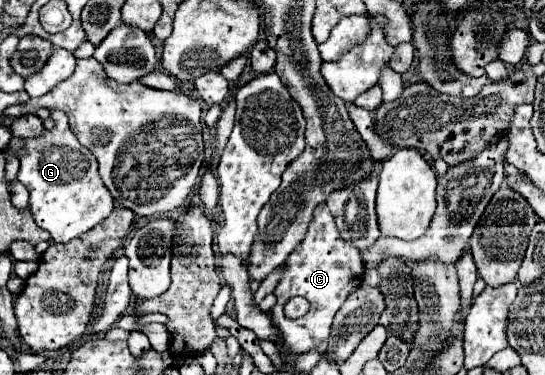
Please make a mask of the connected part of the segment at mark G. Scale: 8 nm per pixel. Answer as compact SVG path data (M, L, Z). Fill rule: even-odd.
M51 110L51 120L55 122L53 130L23 140L17 152L21 160L19 182L29 190L29 210L37 226L47 230L55 242L69 242L107 218L115 200L97 172L95 156L69 130L65 112Z

